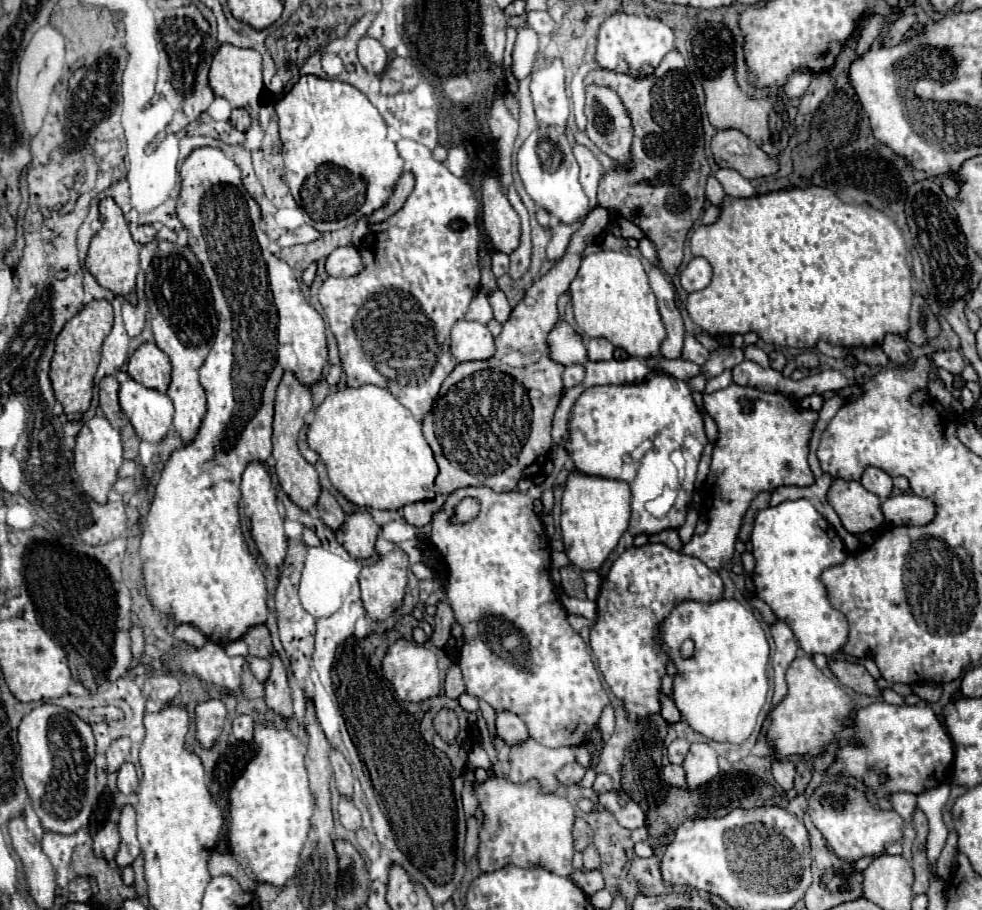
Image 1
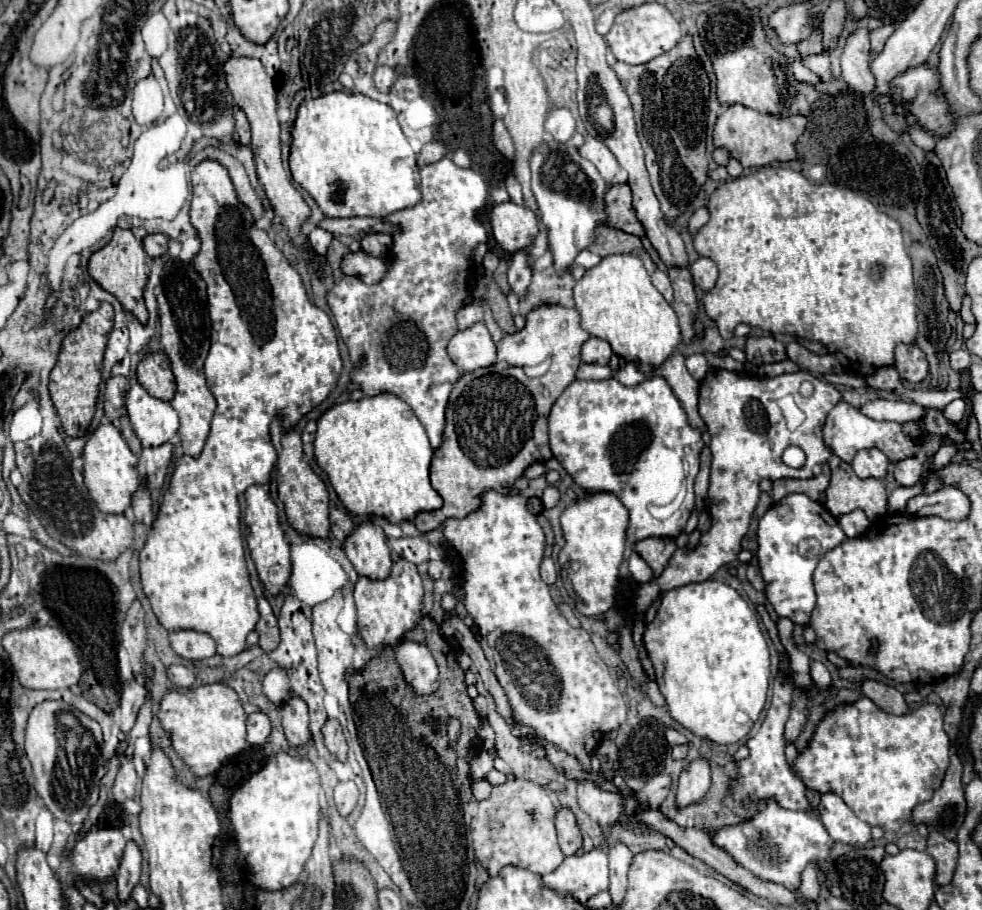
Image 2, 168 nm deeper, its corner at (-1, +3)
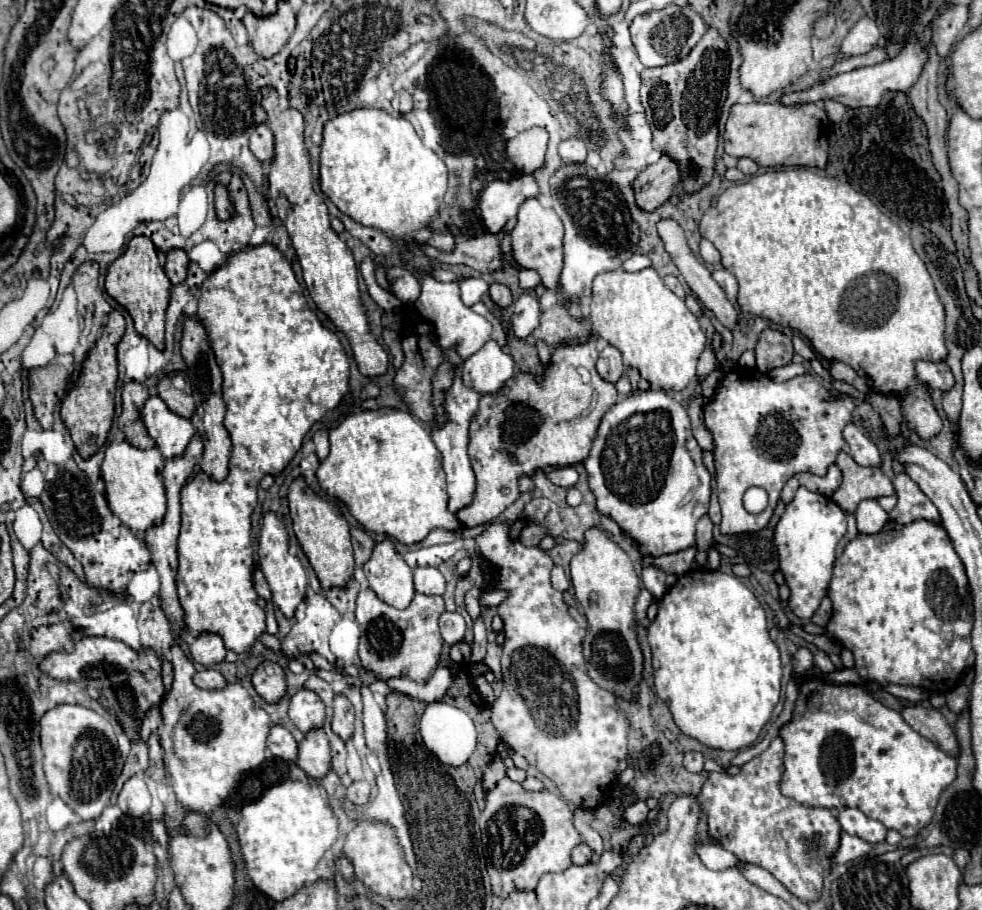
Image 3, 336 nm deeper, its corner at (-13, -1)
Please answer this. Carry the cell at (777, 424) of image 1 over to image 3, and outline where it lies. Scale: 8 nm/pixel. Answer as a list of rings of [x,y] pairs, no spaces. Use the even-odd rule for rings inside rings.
[[[740,368],[722,380],[718,394],[704,406],[704,426],[714,440],[712,454],[722,506],[722,534],[762,530],[770,522],[786,480],[798,472],[824,476],[838,452],[846,450],[842,430],[852,422],[854,402],[850,398],[828,400],[826,396],[824,382],[810,374],[796,376],[788,382],[774,382],[758,372],[758,368]],[[750,486],[762,486],[770,496],[768,508],[760,514],[750,514],[742,506],[742,496]]]

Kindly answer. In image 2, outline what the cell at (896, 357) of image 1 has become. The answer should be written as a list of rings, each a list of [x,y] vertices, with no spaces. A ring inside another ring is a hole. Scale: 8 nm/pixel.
[[[898,344],[894,350],[894,366],[908,382],[920,382],[928,374],[928,360],[916,344]]]

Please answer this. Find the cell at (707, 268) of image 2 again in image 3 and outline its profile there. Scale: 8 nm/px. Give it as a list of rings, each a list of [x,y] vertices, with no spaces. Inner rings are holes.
[[[718,268],[712,276],[714,276],[714,280],[720,284],[720,288],[724,290],[726,298],[728,298],[730,302],[736,302],[736,294],[738,294],[738,282],[736,282],[736,278],[734,278],[726,268]]]

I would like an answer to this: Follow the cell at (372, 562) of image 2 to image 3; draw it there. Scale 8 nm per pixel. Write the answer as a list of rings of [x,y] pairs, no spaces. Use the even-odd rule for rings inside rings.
[[[390,540],[376,544],[372,558],[362,568],[370,588],[382,602],[394,608],[406,608],[412,602],[416,594],[412,568],[394,550]]]

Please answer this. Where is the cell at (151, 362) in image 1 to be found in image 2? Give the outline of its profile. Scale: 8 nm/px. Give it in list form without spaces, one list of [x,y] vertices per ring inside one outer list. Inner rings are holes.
[[[150,352],[138,364],[138,382],[156,398],[172,400],[176,392],[170,360],[164,352]]]

